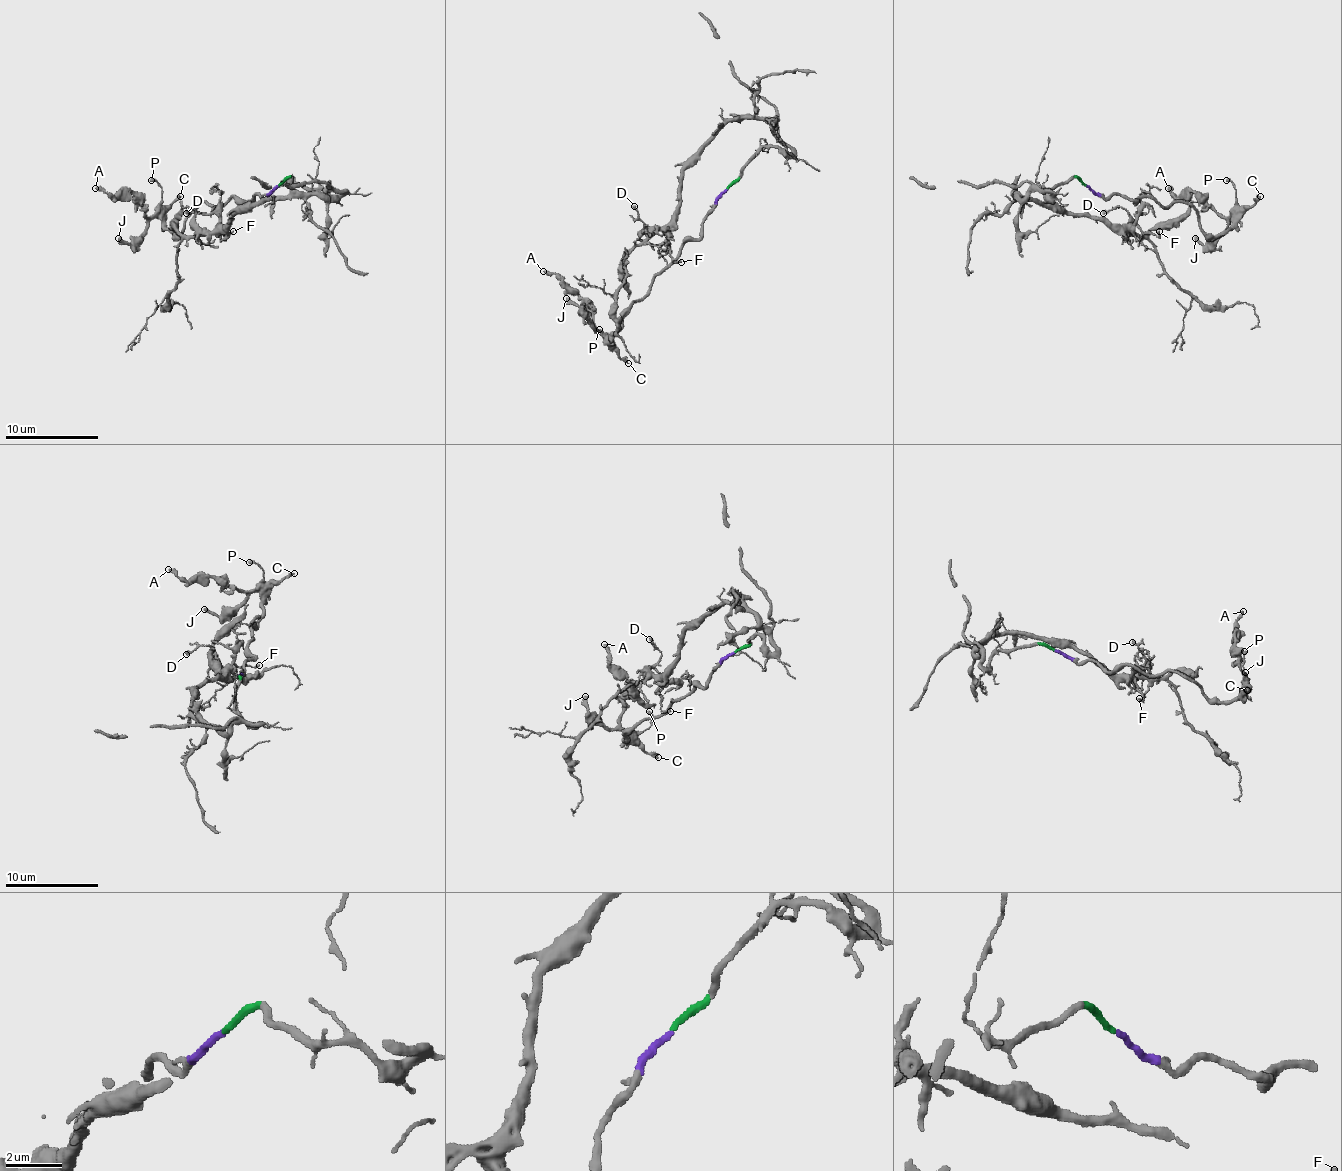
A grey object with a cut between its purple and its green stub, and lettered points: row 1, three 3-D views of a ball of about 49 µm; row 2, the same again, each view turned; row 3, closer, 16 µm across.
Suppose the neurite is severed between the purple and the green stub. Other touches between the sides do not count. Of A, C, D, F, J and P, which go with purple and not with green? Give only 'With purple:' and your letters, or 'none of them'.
With purple: A, C, J, P

